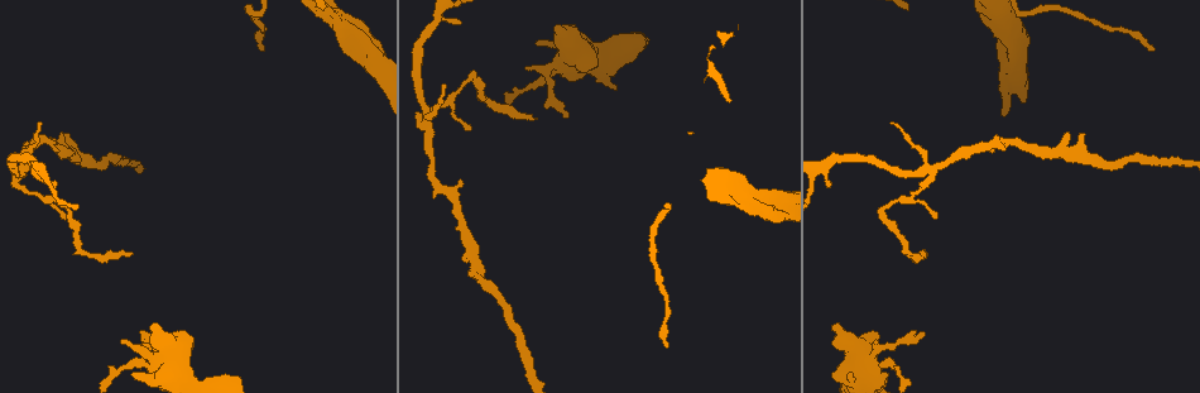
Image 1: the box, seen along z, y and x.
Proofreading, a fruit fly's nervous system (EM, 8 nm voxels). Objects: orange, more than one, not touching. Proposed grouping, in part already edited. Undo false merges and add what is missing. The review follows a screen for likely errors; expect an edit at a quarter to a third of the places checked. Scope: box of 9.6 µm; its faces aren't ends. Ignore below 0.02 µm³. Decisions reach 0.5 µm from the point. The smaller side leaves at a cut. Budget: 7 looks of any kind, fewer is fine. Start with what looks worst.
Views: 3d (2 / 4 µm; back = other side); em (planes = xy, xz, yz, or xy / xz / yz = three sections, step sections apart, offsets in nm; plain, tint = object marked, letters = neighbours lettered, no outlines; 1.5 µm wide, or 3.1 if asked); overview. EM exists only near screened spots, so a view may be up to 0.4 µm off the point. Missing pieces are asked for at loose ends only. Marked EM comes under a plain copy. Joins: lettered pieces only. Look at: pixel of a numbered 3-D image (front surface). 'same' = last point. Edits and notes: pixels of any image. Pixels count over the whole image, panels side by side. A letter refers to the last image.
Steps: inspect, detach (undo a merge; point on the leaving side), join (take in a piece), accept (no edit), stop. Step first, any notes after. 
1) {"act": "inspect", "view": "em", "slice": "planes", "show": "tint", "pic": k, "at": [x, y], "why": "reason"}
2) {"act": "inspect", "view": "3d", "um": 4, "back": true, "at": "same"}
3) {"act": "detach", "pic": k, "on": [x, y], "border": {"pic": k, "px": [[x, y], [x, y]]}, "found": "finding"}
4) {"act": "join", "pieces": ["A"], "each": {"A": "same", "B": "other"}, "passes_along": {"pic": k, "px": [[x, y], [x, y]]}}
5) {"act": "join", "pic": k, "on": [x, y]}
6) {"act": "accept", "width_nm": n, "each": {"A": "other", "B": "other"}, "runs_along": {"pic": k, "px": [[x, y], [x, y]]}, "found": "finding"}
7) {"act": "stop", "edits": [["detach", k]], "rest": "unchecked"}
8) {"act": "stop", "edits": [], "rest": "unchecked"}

{"act": "inspect", "view": "3d", "um": 4, "pic": 1, "at": [924, 332], "why": "thin end"}

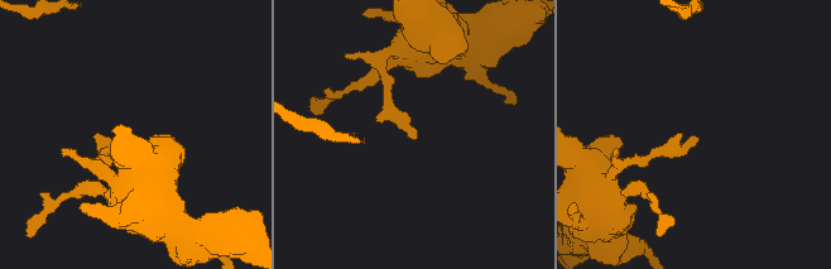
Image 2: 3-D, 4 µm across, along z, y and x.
{"act": "inspect", "view": "em", "slice": "planes", "show": "letters", "pic": 2, "at": [699, 138], "why": "shape alone is not enough"}

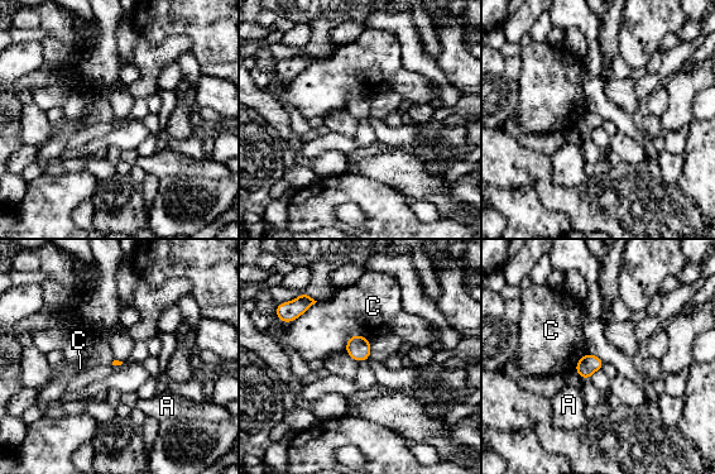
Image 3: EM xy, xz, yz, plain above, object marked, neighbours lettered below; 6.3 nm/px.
{"act": "accept", "longest_contact_nm": ["C", 260], "each": {"A": "other", "C": "other"}, "found": "no lettered piece goes on from it"}

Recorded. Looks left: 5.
{"act": "inspect", "view": "em", "slice": "planes", "show": "letters", "pic": 1, "at": [129, 251], "why": "tapers out"}

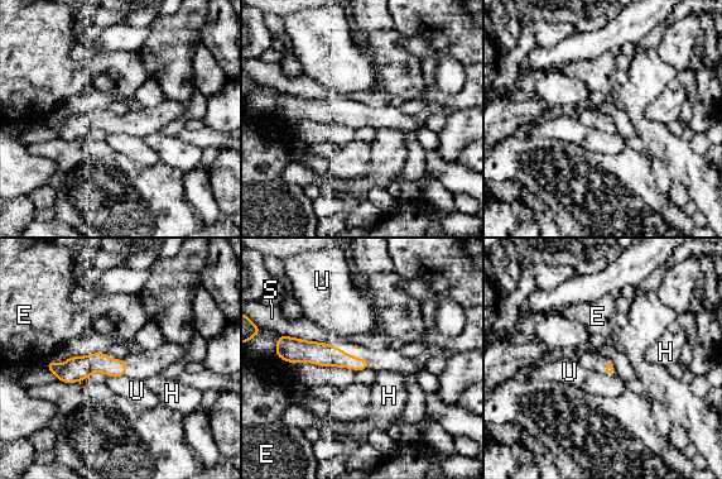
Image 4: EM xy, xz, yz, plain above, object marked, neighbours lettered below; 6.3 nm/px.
{"act": "accept", "each": {"E": "other", "H": "other", "S": "other", "U": "other"}, "found": "no lettered piece goes on from it"}

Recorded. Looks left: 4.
{"act": "inspect", "view": "em", "slice": "xy", "step": 8, "show": "tint", "pic": 1, "at": [931, 168], "why": "thin neck"}

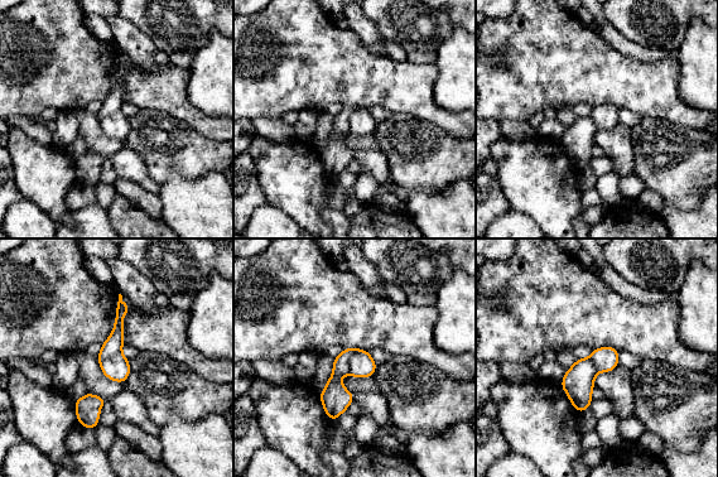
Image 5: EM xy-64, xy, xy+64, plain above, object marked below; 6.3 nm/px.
{"act": "inspect", "view": "em", "slice": "planes", "show": "letters", "at": "same", "why": "cut it another way"}

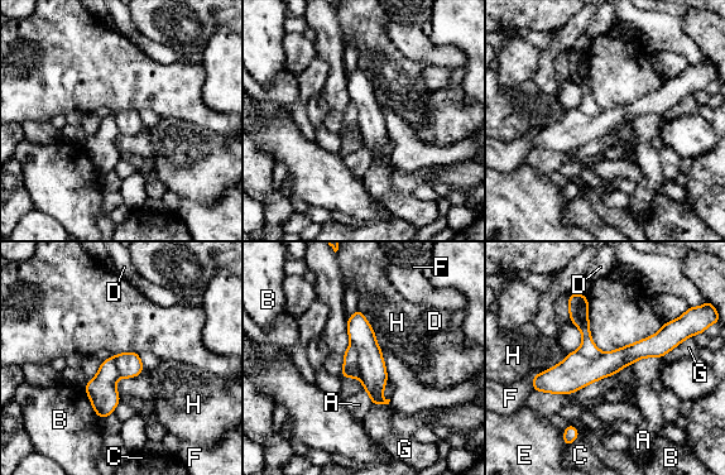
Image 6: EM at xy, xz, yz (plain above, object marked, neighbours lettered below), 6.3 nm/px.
{"act": "detach", "pic": 6, "on": [350, 369], "width_nm": 160, "longest_contact_nm": ["H", 300], "each": {"A": "other", "B": "other", "C": "other", "D": "other", "E": "other", "F": "other", "G": "other", "H": "other"}, "found": "a second neuron is stuck on"}

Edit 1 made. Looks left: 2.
{"act": "stop", "edits": [["detach", 6]], "rest": "unchecked"}

